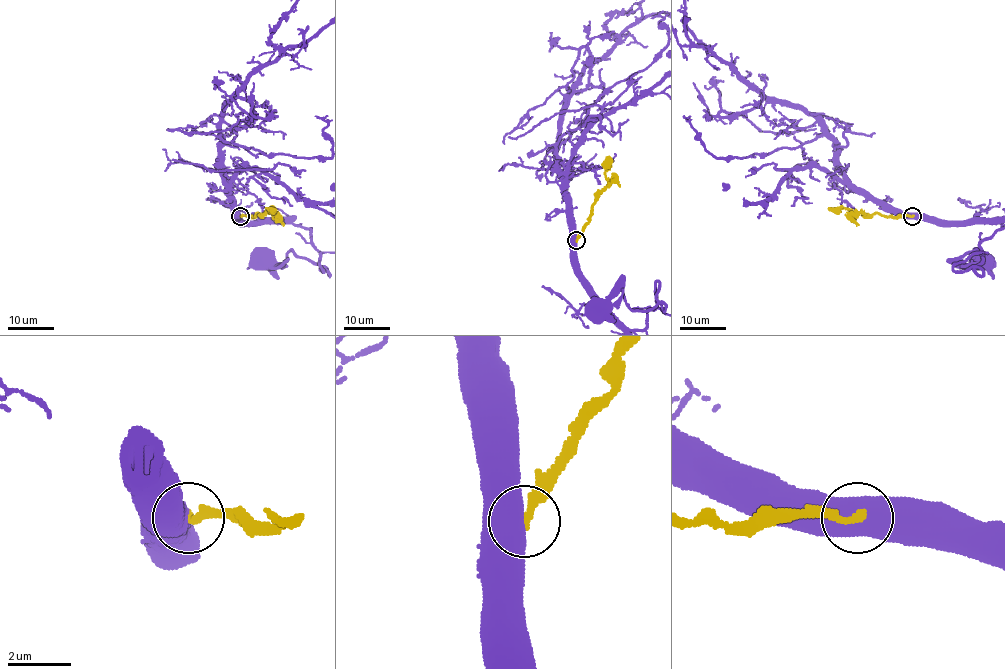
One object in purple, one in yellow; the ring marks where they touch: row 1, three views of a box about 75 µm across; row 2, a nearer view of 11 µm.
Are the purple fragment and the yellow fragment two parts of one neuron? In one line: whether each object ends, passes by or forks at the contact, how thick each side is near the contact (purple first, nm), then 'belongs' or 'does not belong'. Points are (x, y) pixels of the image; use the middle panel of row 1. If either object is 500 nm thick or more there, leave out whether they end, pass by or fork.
850 nm thick on the purple side, 240 nm on the other; does not belong

